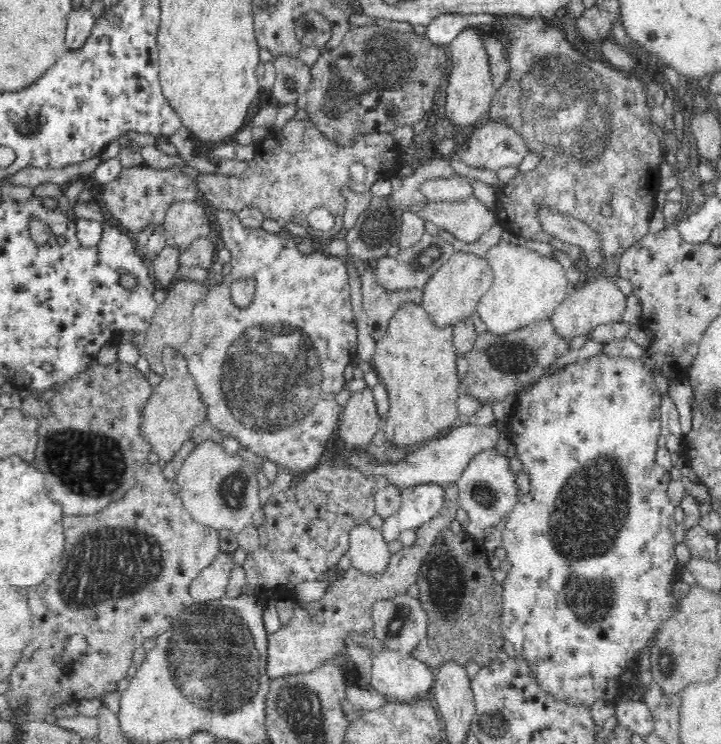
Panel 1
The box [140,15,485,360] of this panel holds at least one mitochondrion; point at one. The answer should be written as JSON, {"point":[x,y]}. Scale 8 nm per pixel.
{"point":[360,73]}

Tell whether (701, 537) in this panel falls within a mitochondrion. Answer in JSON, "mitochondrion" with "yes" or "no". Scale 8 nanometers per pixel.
{"mitochondrion":"no"}

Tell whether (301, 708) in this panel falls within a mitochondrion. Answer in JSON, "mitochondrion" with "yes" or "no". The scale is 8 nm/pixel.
{"mitochondrion":"yes"}

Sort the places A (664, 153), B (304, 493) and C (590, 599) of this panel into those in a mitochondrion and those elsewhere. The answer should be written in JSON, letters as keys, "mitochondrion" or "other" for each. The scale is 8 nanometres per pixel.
{"A":"other","B":"other","C":"mitochondrion"}

